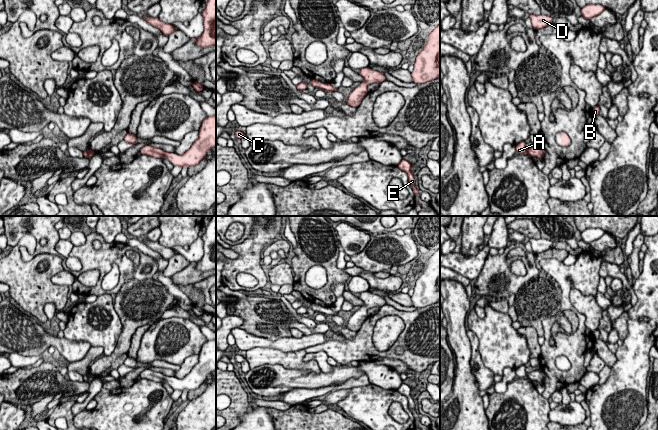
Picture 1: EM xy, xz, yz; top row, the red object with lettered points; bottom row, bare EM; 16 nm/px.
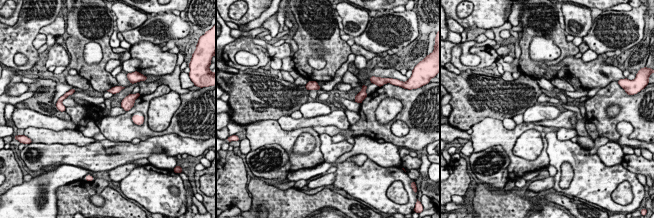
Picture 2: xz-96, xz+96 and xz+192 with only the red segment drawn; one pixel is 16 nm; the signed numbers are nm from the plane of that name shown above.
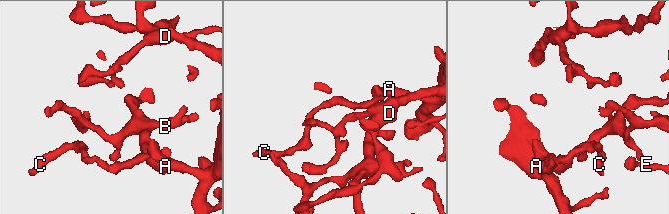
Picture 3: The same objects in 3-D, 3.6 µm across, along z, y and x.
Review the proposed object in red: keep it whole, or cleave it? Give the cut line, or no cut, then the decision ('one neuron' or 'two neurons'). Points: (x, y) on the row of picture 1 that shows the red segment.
no cut | one neuron

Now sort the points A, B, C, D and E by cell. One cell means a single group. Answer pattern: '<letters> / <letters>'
A B C D E

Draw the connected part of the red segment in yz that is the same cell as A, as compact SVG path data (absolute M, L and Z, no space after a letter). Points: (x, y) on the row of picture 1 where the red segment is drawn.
M521 141L520 143L518 143L515 146L515 149L516 149L517 154L528 154L532 157L537 157L540 159L542 159L542 157L544 156L545 152L546 152L545 149L543 148L543 146L541 145L541 143L537 146L527 149L525 141Z

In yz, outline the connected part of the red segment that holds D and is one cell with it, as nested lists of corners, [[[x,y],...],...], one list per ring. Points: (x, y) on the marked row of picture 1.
[[[529,14],[529,18],[530,18],[531,24],[535,30],[542,29],[553,23],[552,17],[542,15],[542,14],[540,14],[540,15]]]

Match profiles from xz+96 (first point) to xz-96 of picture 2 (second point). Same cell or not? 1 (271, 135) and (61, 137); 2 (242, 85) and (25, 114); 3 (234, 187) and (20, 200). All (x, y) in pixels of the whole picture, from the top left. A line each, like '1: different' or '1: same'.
1: same
2: different
3: different

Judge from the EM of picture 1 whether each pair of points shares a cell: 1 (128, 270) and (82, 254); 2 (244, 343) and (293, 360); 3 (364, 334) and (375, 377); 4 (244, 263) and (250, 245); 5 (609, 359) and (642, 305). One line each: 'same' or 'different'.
1: same
2: different
3: different
4: same
5: different

